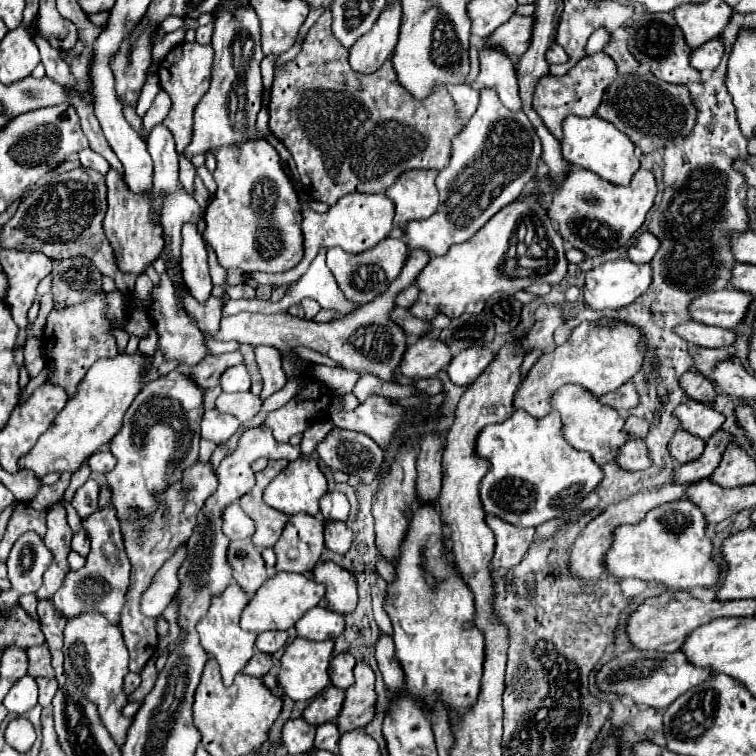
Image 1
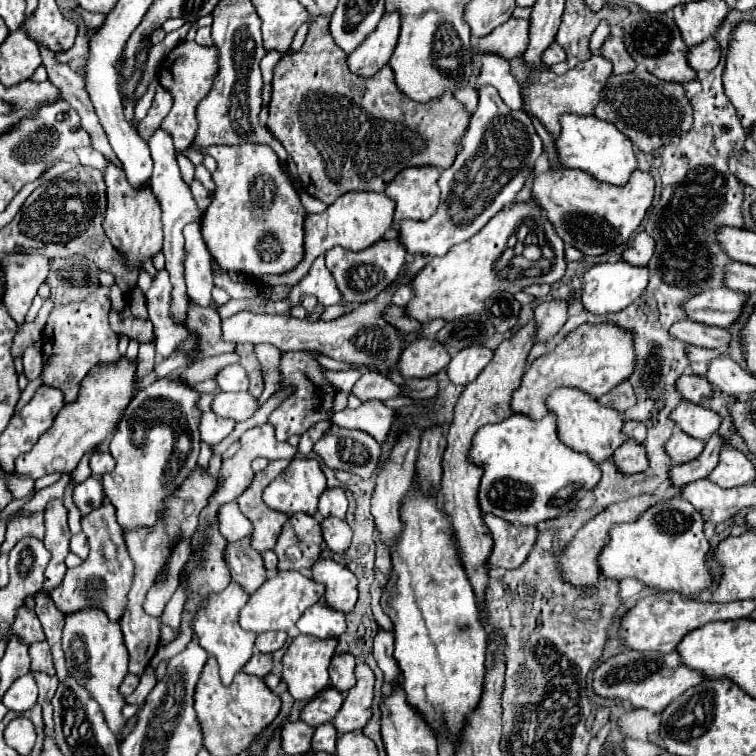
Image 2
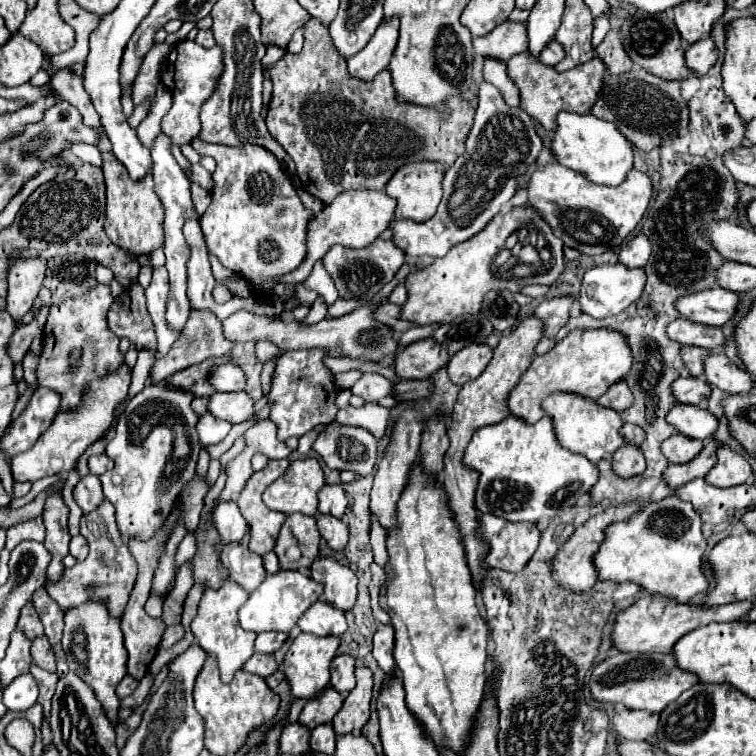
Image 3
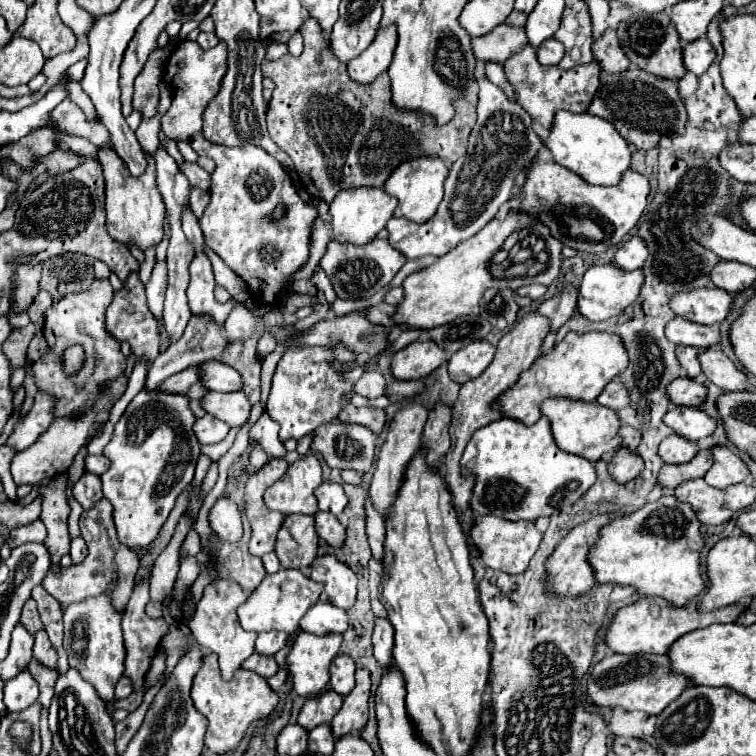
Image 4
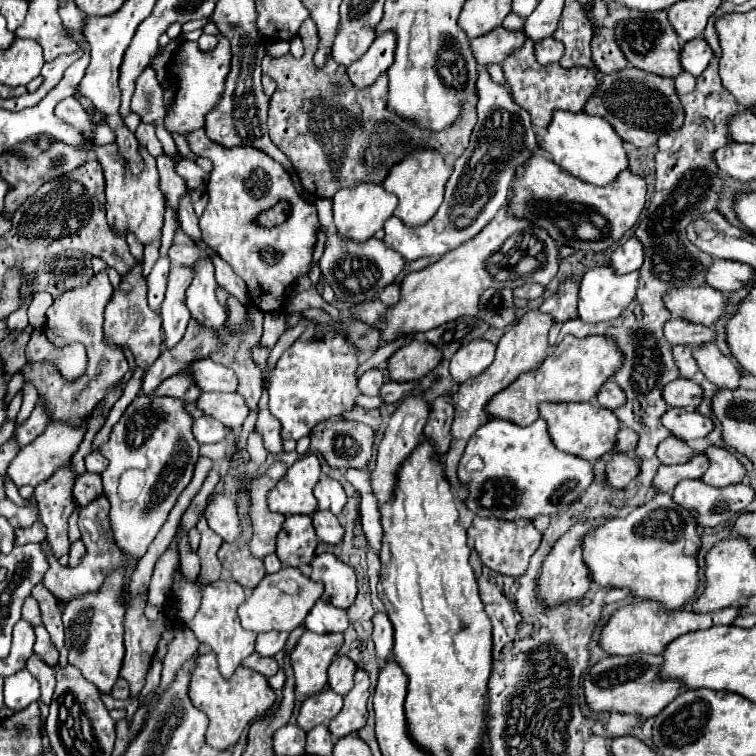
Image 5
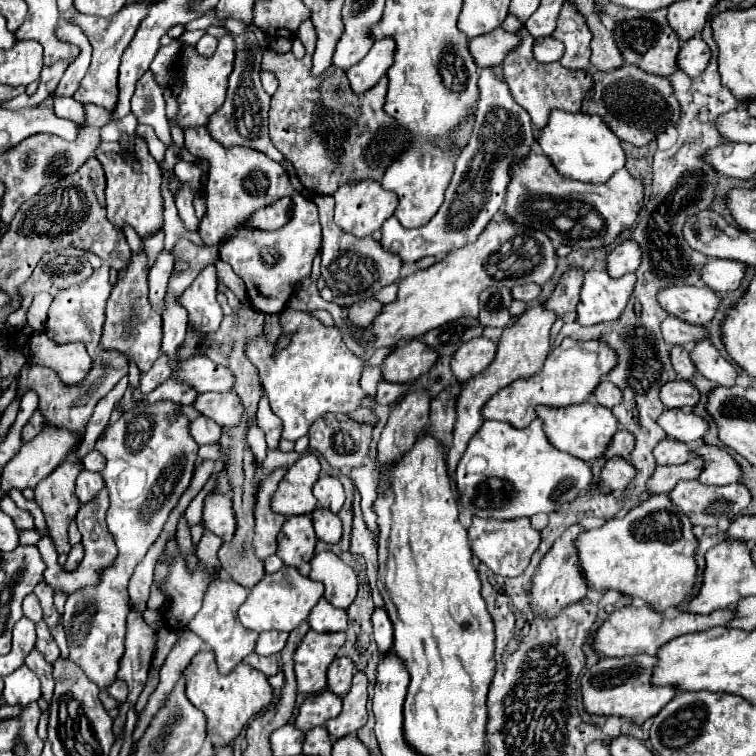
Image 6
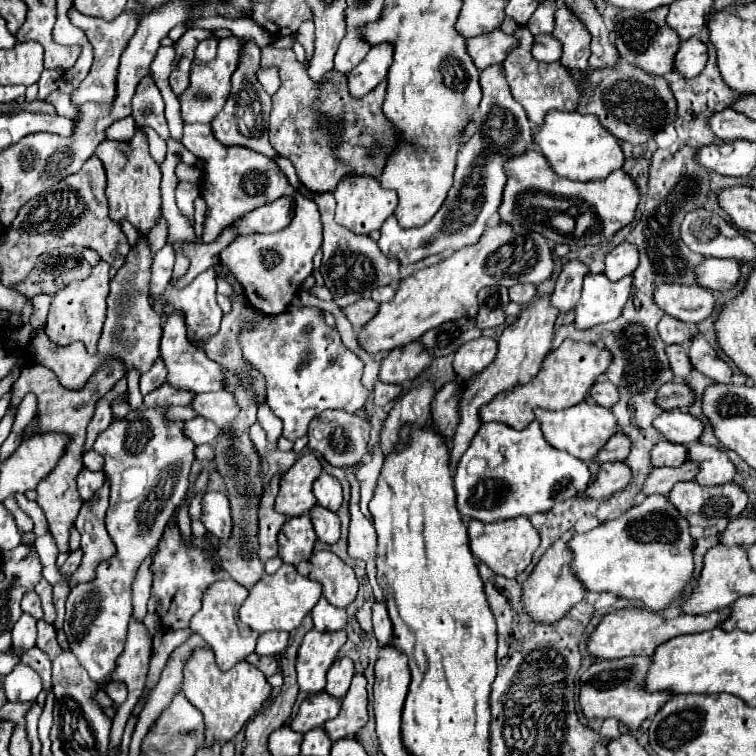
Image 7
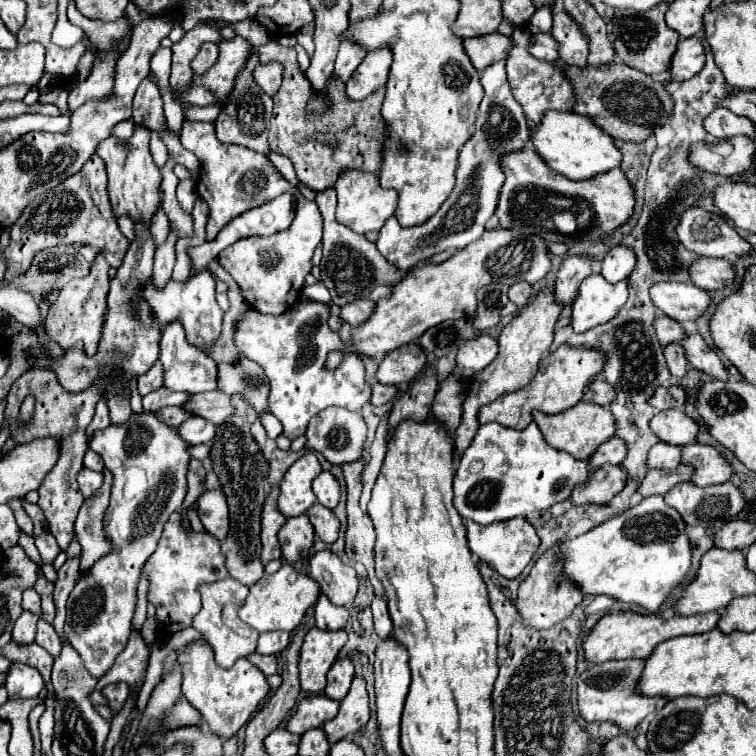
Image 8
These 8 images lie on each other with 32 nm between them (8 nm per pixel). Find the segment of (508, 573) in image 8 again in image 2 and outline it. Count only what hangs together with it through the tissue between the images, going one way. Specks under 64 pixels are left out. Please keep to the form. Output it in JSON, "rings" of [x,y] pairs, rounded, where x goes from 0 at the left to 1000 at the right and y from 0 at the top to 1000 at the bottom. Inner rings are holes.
{"rings":[[[640,680],[638,688],[653,717],[646,746],[669,754],[688,751],[709,720],[709,696],[680,696],[664,685],[653,685],[653,680]]]}

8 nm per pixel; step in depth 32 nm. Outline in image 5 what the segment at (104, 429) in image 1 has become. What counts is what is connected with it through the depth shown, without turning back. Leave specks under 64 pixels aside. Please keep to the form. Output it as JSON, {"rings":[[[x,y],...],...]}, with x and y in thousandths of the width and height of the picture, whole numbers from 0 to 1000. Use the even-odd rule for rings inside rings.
{"rings":[[[63,561],[61,569],[45,585],[26,593],[21,606],[11,616],[11,632],[21,640],[21,646],[48,643],[50,638],[66,632],[66,627],[71,627],[71,622],[77,622],[77,616],[85,616],[87,611],[95,608],[111,574],[114,574],[114,563],[93,566],[93,563],[82,563],[82,561]]]}

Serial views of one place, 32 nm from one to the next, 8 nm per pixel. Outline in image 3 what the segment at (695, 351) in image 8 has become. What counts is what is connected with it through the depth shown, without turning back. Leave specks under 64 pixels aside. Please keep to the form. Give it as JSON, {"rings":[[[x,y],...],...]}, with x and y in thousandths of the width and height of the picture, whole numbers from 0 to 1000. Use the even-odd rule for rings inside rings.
{"rings":[[[942,463],[931,474],[931,497],[939,508],[950,511],[960,521],[981,521],[992,519],[997,505],[992,495],[981,487],[976,487],[971,479],[963,476],[963,471],[955,463]]]}

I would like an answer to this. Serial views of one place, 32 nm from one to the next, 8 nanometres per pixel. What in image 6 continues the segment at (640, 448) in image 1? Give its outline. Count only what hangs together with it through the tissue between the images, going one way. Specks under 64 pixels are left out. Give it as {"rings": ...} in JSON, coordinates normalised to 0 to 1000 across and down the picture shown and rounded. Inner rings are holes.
{"rings":[[[812,606],[812,611],[802,611],[794,627],[794,638],[788,640],[788,648],[794,653],[810,653],[823,651],[833,635],[839,632],[839,619],[831,614],[828,606]]]}

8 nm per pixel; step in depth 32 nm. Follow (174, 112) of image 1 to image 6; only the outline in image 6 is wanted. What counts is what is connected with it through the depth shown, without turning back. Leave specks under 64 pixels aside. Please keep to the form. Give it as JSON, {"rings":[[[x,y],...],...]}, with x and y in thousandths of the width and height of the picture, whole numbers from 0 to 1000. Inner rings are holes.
{"rings":[[[304,48],[290,52],[283,77],[262,77],[257,63],[243,66],[241,79],[246,79],[246,90],[243,90],[246,114],[235,124],[235,138],[238,138],[235,164],[241,169],[275,164],[275,156],[296,138],[299,116],[302,116],[302,101],[310,93],[310,74],[312,74],[312,58],[310,58],[310,50],[304,50]]]}

